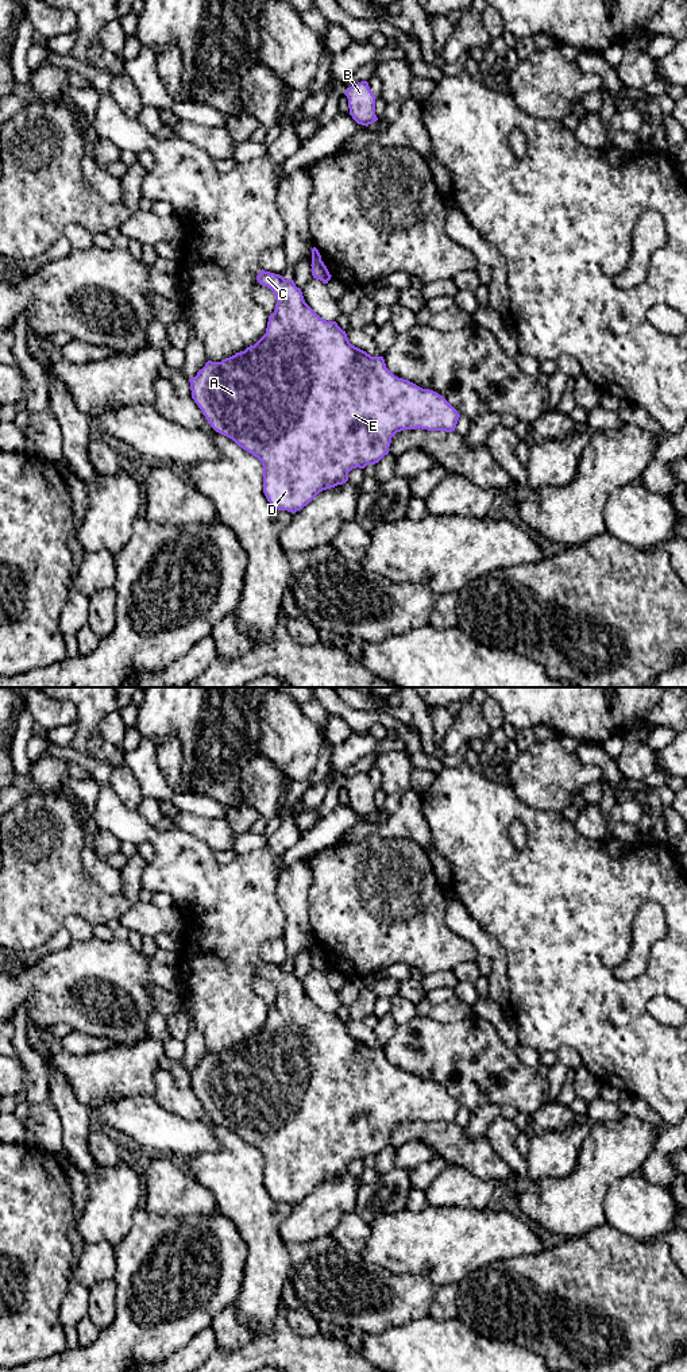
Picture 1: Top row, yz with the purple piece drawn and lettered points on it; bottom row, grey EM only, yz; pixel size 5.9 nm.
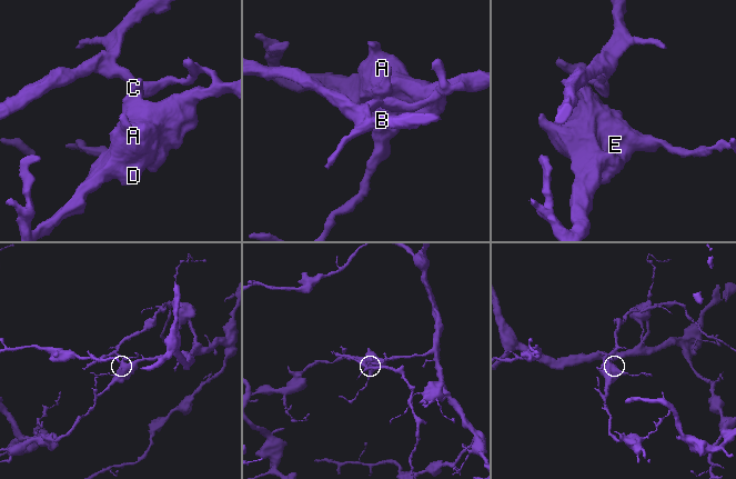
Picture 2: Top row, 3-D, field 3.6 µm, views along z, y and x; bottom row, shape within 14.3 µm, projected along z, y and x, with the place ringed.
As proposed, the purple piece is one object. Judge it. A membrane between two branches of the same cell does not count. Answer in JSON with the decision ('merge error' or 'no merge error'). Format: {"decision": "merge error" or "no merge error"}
{"decision": "merge error"}

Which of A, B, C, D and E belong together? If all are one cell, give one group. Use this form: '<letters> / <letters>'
A C D E / B

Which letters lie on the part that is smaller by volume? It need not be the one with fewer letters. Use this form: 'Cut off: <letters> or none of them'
Cut off: B

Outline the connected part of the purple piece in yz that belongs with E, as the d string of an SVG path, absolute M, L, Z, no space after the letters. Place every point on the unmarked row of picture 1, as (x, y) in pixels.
M263 960L256 967L260 976L267 978L275 986L275 1002L269 1007L266 1025L244 1043L223 1051L221 1053L208 1052L205 1057L190 1070L192 1090L201 1101L202 1106L211 1118L232 1130L239 1138L252 1145L262 1153L263 1157L263 1184L270 1196L278 1202L296 1205L306 1198L320 1183L343 1176L348 1172L348 1164L352 1160L364 1160L367 1156L378 1155L389 1145L391 1129L404 1121L428 1121L452 1124L456 1119L460 1106L458 1102L439 1084L422 1080L416 1075L395 1068L385 1055L383 1048L371 1048L366 1043L352 1037L336 1013L321 1010L304 991L302 983L296 978L293 971L285 971L279 966L265 963Z

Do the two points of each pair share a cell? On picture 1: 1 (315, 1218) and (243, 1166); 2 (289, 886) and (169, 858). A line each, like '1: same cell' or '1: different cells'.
1: different cells
2: different cells

